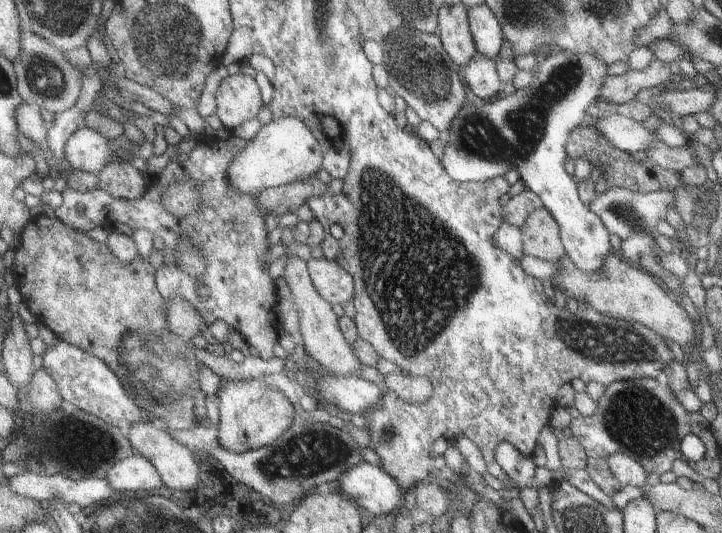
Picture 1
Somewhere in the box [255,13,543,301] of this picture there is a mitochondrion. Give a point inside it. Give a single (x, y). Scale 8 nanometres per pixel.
(420, 71)

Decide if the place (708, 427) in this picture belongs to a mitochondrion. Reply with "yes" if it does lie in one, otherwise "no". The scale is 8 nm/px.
no

